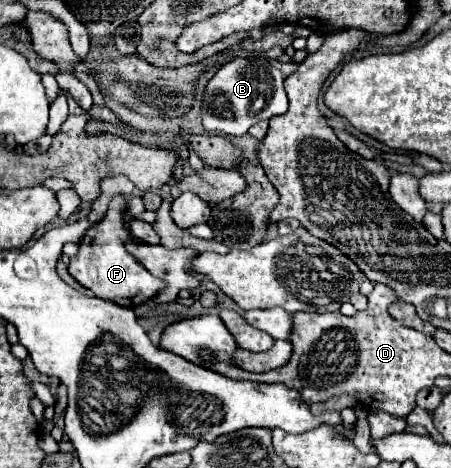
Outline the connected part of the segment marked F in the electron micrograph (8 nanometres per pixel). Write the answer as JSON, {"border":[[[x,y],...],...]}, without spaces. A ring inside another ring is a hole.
{"border":[[[116,195],[110,205],[108,211],[104,215],[104,219],[96,225],[92,225],[84,239],[80,241],[80,251],[76,257],[70,259],[68,271],[70,275],[86,289],[90,289],[96,297],[100,299],[108,299],[114,301],[118,305],[124,307],[136,307],[140,303],[150,301],[152,297],[156,297],[156,293],[160,293],[160,289],[164,289],[164,281],[156,279],[154,275],[150,275],[124,247],[124,243],[130,239],[130,233],[124,225],[124,215],[126,211],[126,199],[122,195]],[[138,295],[138,301],[118,301],[118,299],[134,299]]]}

